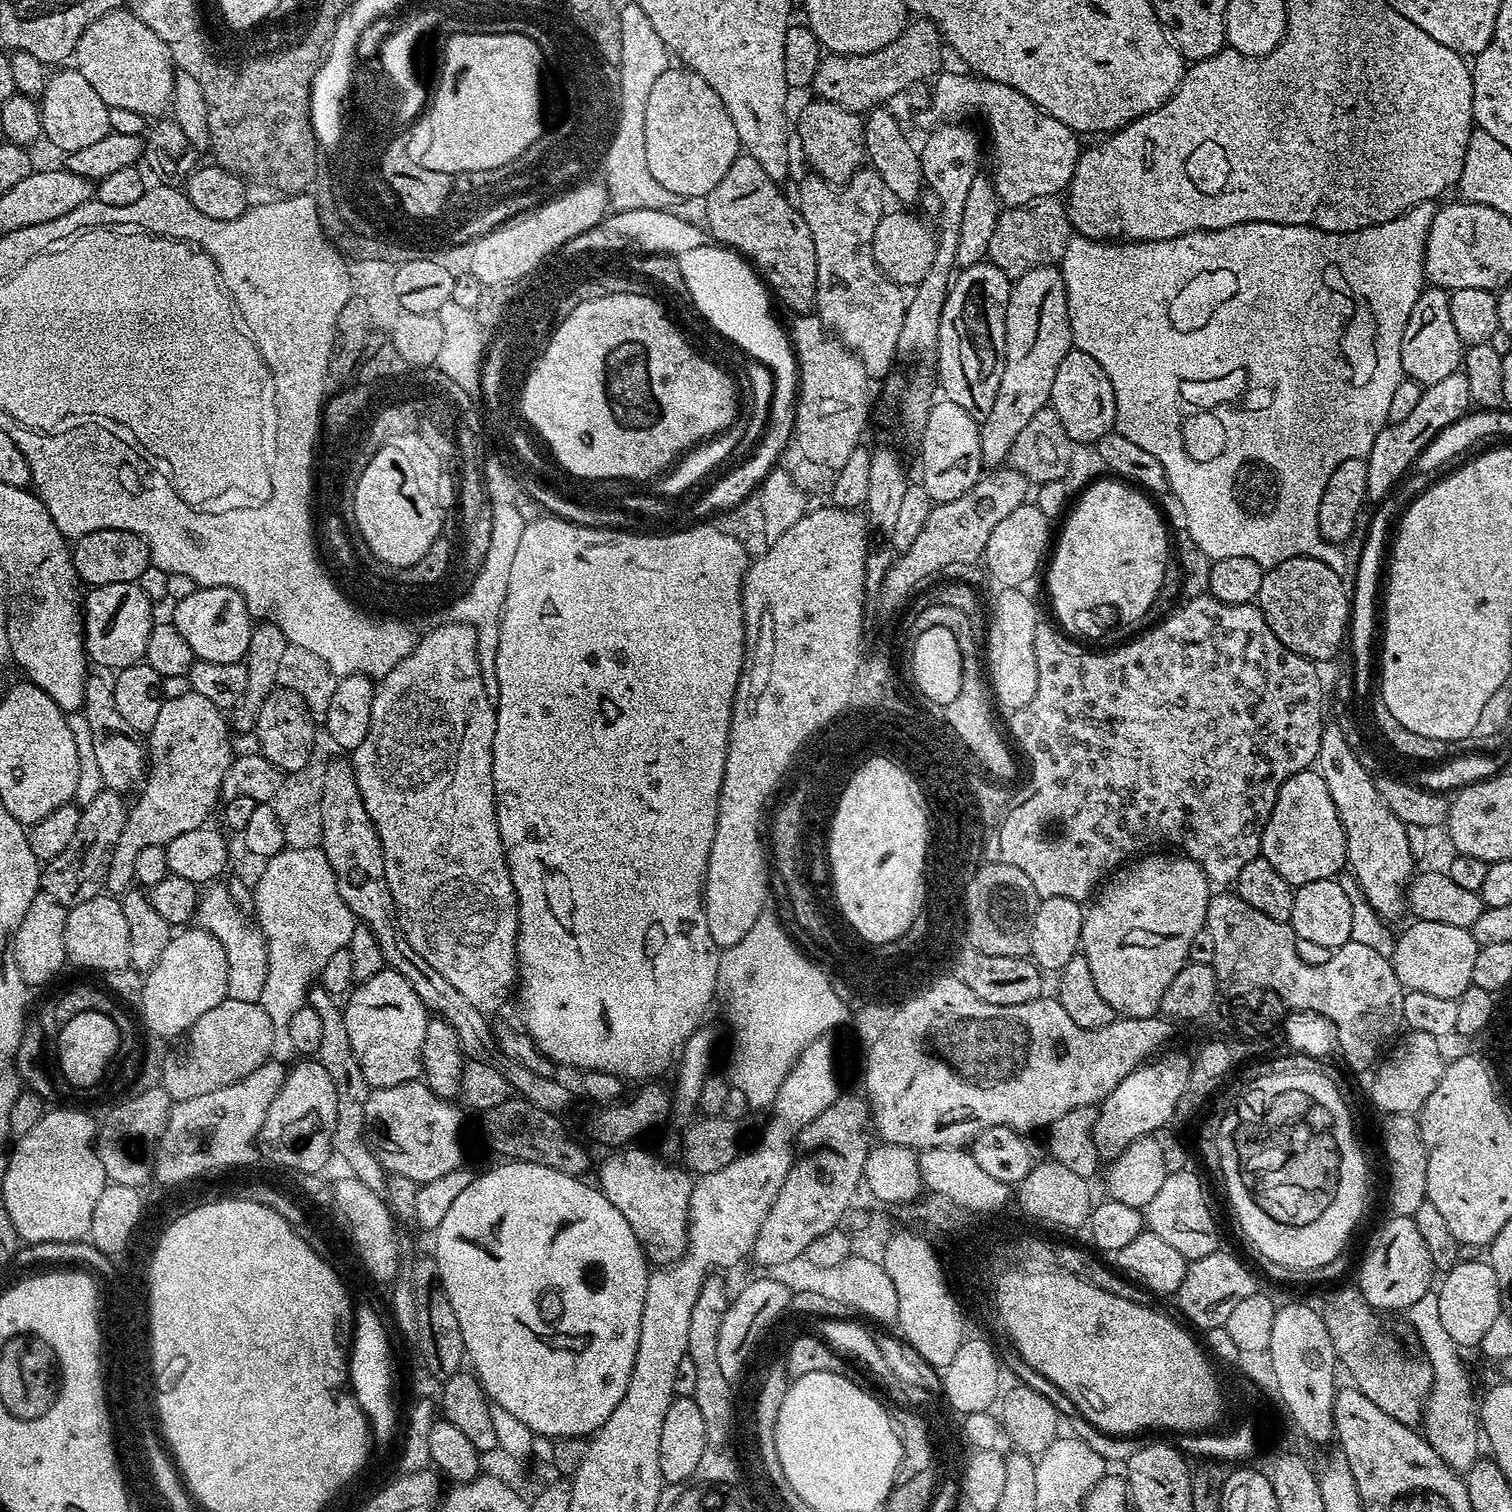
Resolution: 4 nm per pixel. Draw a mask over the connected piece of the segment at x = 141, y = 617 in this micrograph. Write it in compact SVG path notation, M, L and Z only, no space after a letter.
M114 582L110 586L92 588L89 593L82 600L84 646L89 661L113 670L141 663L154 623L153 601L141 590L139 583Z

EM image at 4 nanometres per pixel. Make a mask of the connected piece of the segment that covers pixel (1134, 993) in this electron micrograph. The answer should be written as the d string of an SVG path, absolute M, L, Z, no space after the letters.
M1144 854L1139 858L1133 859L1131 862L1125 863L1123 866L1115 869L1115 871L1103 881L1102 887L1095 893L1091 903L1087 905L1084 913L1082 934L1080 935L1082 955L1086 958L1086 962L1090 962L1090 974L1094 974L1094 984L1098 986L1098 994L1102 994L1102 998L1106 998L1106 1002L1110 1002L1110 1006L1113 1010L1124 1018L1154 1016L1160 1012L1160 999L1166 990L1166 986L1170 986L1174 974L1178 974L1178 970L1182 970L1182 966L1188 960L1190 941L1194 939L1194 934L1198 934L1198 930L1205 928L1208 919L1208 902L1210 899L1210 891L1208 892L1208 888L1210 889L1210 881L1208 877L1204 875L1203 870L1200 869L1199 864L1195 864L1193 860L1188 859L1188 857L1183 854L1172 854L1176 856L1152 855L1153 854Z

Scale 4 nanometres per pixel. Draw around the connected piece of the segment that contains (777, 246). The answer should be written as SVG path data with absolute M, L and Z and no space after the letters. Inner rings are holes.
M747 154L737 156L736 161L726 170L722 182L706 197L708 204L707 231L717 245L733 249L754 265L764 284L775 295L780 295L784 304L793 308L793 313L808 314L816 303L816 259L814 258L814 238L810 238L810 226L802 218L799 207L792 204L780 193L781 185L758 166L758 158Z

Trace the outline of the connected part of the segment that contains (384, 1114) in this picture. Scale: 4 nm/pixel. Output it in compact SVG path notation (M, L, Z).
M420 1080L371 1089L366 1102L366 1118L374 1124L376 1120L374 1148L385 1173L405 1176L419 1186L461 1167L460 1112L456 1106L435 1096Z

